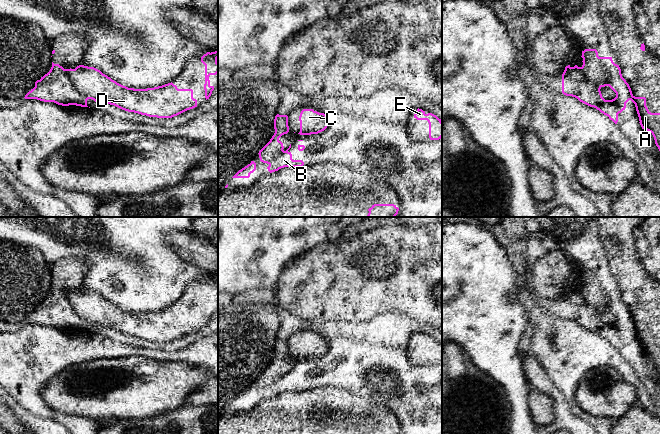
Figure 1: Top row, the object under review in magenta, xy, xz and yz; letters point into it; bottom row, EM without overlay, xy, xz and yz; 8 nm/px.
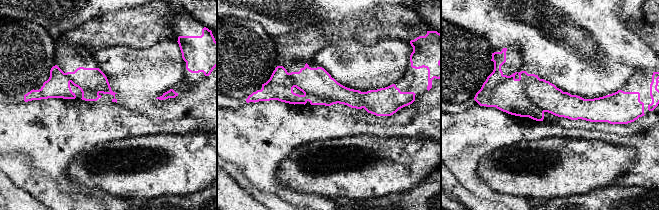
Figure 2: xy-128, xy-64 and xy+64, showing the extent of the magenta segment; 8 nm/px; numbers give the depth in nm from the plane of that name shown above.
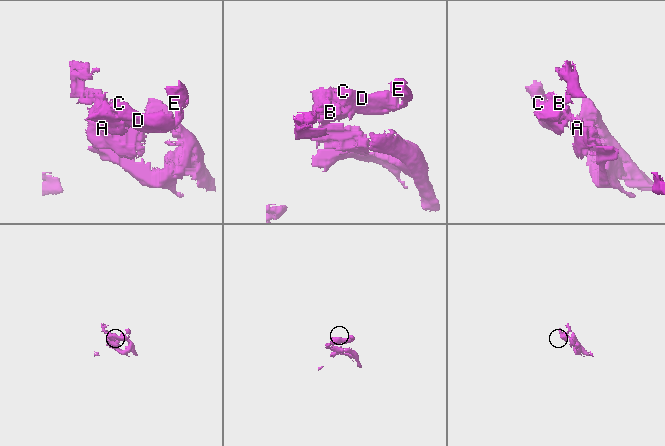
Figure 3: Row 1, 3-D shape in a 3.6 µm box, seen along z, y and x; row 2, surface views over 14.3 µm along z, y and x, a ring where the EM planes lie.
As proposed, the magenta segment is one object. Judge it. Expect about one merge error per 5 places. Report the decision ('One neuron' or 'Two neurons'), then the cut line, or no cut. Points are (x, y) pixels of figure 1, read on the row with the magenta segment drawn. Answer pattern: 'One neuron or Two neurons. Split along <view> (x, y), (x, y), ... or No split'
One neuron. No split

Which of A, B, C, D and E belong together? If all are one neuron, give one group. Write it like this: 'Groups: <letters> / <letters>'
Groups: A B C D E

